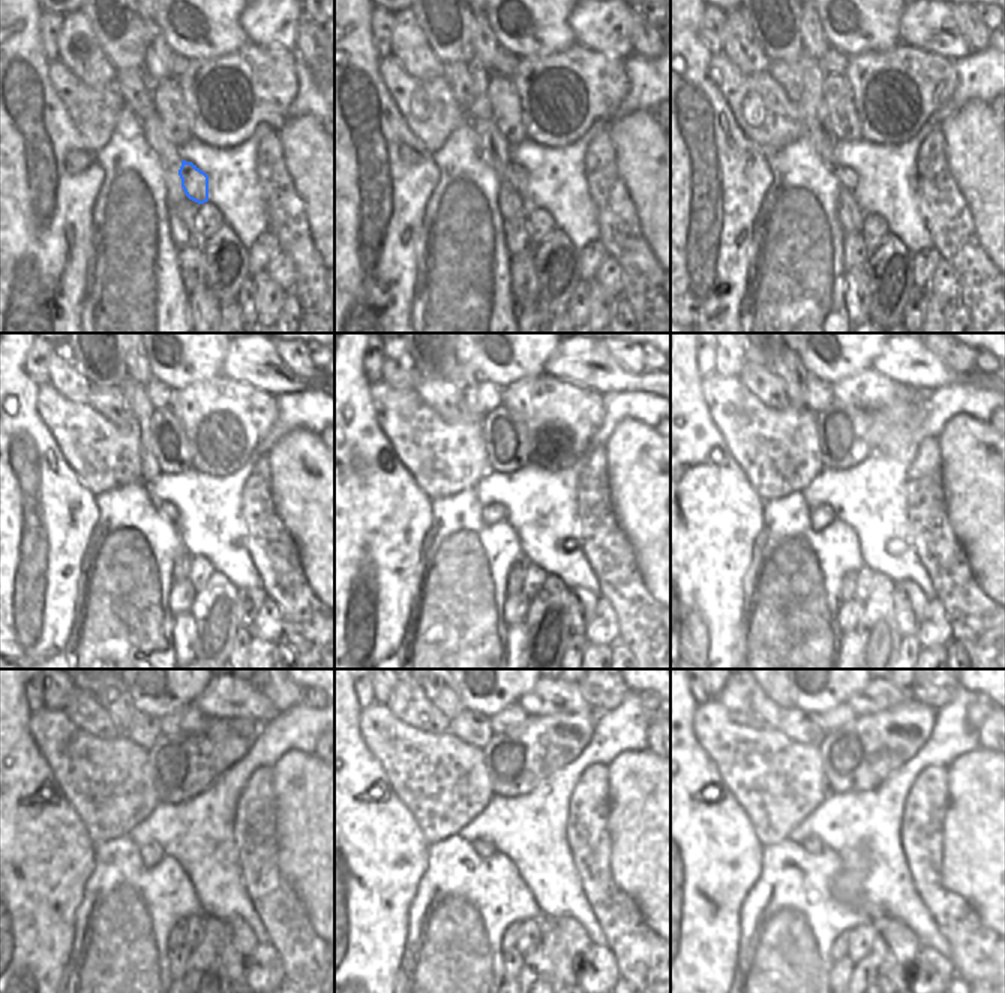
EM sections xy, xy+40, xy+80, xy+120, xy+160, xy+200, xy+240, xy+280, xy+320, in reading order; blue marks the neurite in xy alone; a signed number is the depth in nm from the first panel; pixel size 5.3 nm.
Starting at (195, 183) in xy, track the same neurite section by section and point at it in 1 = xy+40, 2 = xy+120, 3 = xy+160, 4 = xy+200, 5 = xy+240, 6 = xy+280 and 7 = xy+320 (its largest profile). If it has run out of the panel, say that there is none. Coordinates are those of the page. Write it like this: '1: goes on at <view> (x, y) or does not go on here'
1: goes on at xy+40 (516, 174)
2: goes on at xy+120 (168, 509)
3: goes on at xy+160 (492, 513)
4: goes on at xy+200 (821, 518)
5: goes on at xy+240 (150, 854)
6: goes on at xy+280 (482, 848)
7: goes on at xy+320 (813, 845)

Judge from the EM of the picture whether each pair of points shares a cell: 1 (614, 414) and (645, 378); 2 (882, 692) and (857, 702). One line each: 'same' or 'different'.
1: different
2: same

